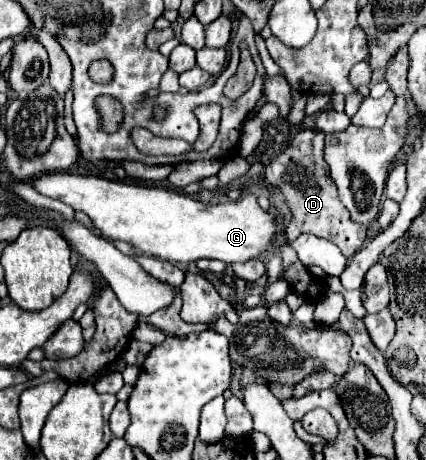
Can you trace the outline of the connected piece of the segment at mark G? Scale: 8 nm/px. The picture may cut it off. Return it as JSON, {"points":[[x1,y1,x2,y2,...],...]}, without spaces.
{"points":[[44,173,30,179,30,185,48,197,54,197,74,211,90,217,92,225,112,241,130,243,138,253,174,263,192,263,198,259,220,259,224,263,250,261,270,251,276,237,274,217,260,209,256,195,246,193,238,201,210,205,162,187,128,185,94,175]]}

